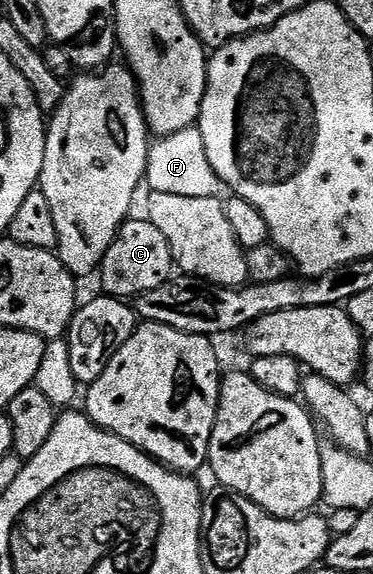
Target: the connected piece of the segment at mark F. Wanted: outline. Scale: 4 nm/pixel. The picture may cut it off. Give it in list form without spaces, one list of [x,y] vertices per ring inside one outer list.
[[[197,125],[161,137],[151,146],[144,183],[150,191],[181,197],[212,197],[225,202],[233,196],[231,187],[212,169]]]

